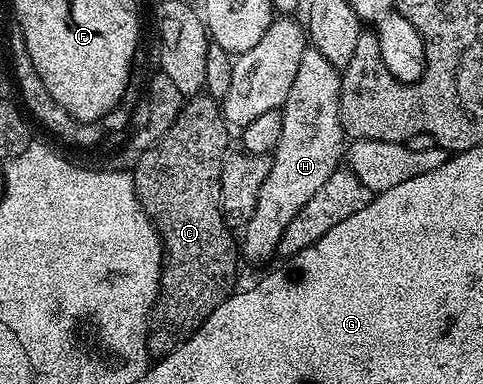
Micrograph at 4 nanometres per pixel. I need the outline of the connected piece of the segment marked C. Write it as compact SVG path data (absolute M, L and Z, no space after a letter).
M208 95L188 98L167 135L163 135L159 144L152 145L131 170L139 203L145 208L163 246L160 292L153 302L153 310L149 312L147 347L150 358L166 357L175 346L184 343L195 331L199 331L207 315L211 315L211 311L215 311L215 307L219 307L219 303L234 292L239 249L235 244L234 230L225 224L219 203L221 163L230 148L229 133L230 126L225 124L221 106L215 98Z

